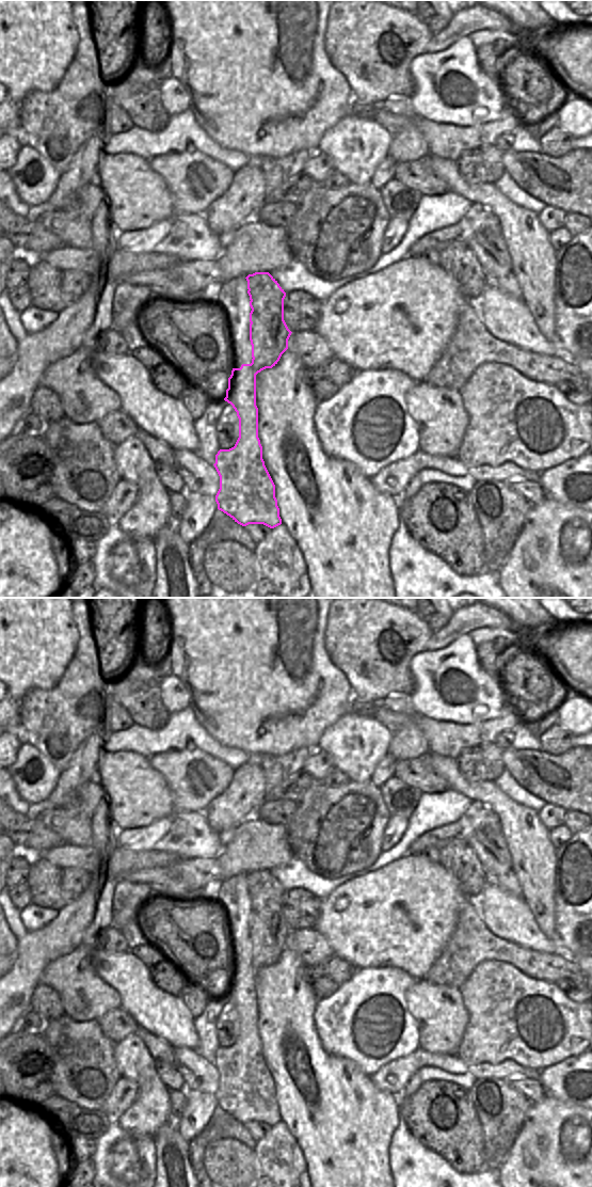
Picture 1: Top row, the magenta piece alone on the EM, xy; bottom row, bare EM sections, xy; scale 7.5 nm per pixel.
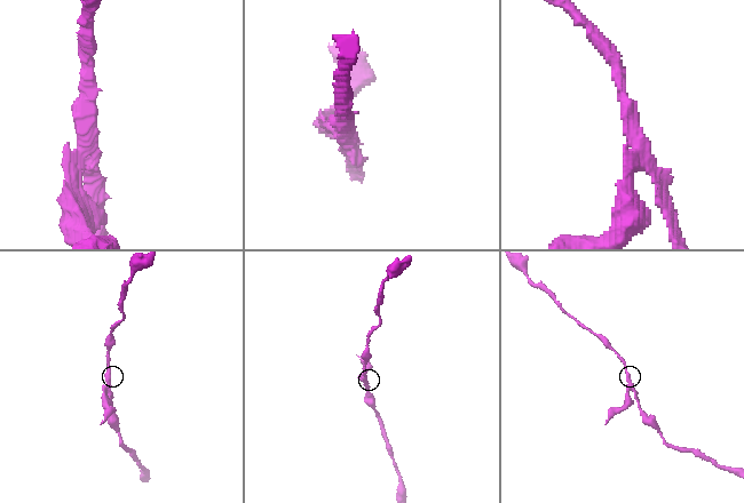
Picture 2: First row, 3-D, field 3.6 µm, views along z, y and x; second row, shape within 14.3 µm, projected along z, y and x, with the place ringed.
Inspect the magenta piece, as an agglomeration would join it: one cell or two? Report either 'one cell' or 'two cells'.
two cells

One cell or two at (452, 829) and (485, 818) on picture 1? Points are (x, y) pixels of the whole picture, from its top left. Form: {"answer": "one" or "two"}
{"answer": "one"}

